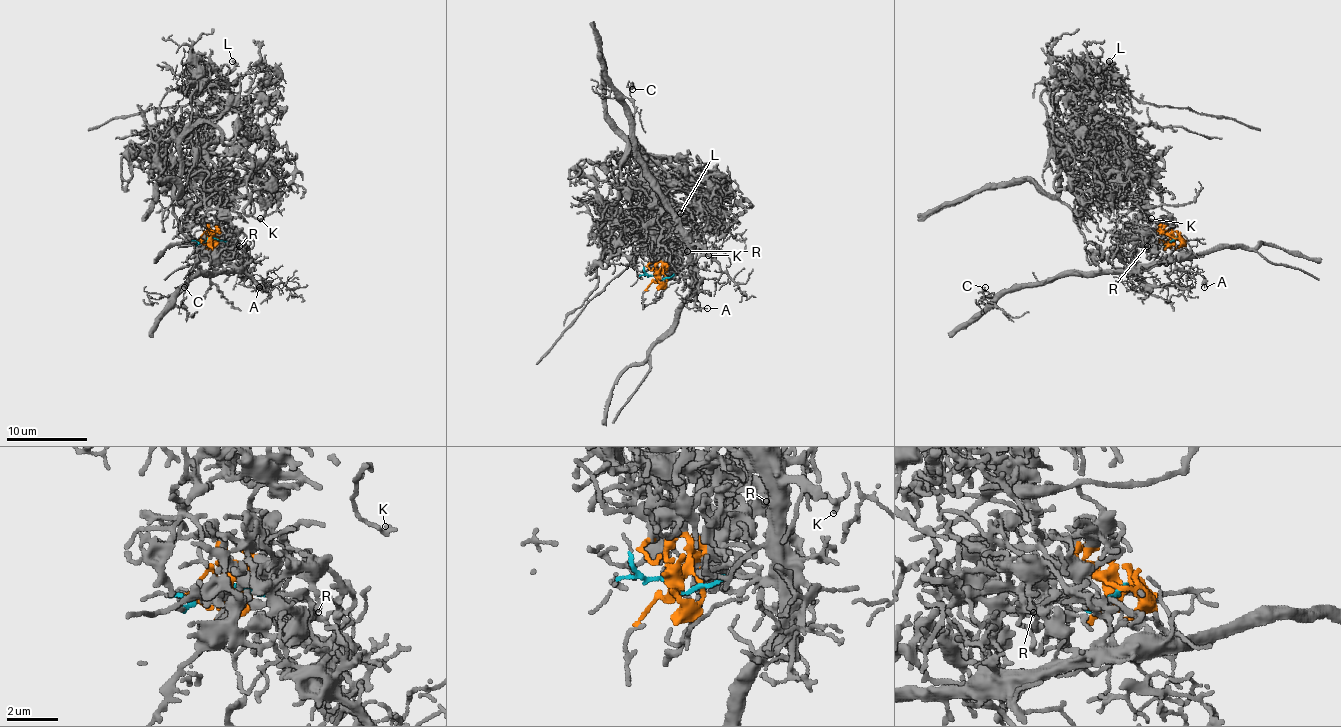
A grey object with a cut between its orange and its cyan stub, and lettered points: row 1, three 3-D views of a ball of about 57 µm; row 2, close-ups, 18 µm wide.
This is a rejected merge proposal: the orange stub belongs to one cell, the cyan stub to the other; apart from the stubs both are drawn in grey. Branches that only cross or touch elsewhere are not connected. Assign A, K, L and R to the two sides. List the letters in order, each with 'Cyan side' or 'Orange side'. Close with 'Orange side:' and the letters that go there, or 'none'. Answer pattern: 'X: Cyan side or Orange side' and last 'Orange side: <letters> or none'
A: Cyan side
K: Orange side
L: Orange side
R: Orange side
Orange side: K, L, R

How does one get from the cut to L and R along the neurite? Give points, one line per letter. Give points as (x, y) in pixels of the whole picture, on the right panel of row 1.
L: (1173, 238), (1139, 212), (1137, 188), (1107, 161), (1094, 117), (1082, 105), (1080, 97), (1109, 60)
R: (1173, 238), (1155, 226), (1155, 232), (1145, 238), (1147, 246)

